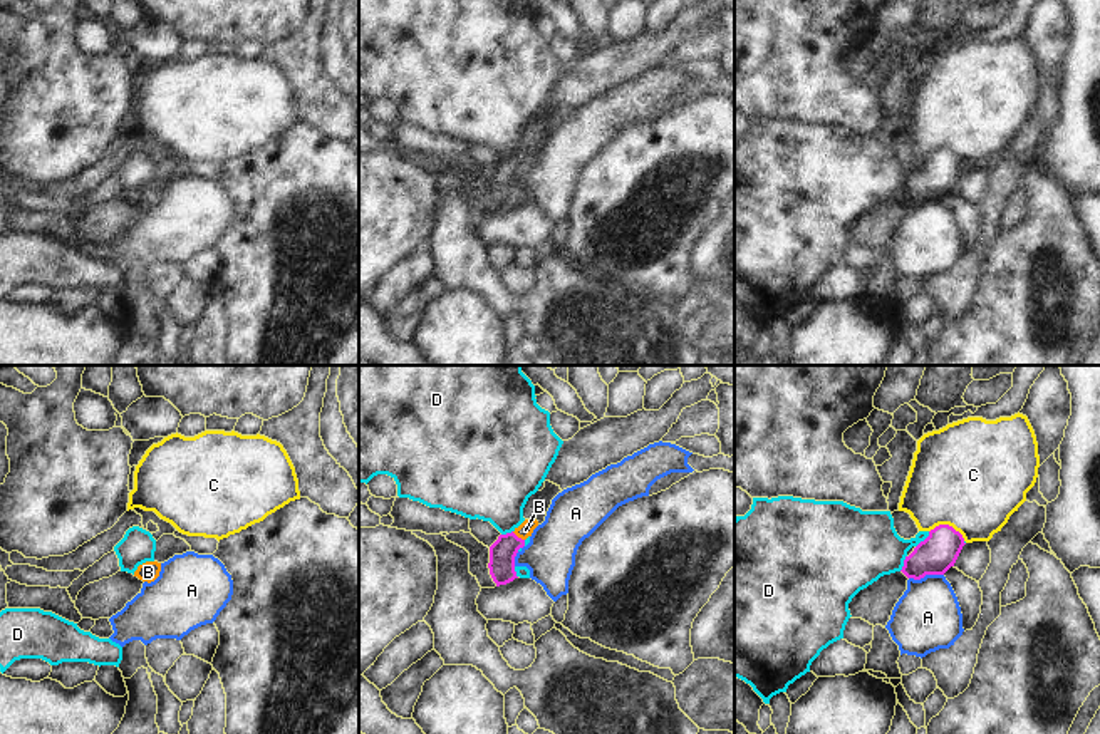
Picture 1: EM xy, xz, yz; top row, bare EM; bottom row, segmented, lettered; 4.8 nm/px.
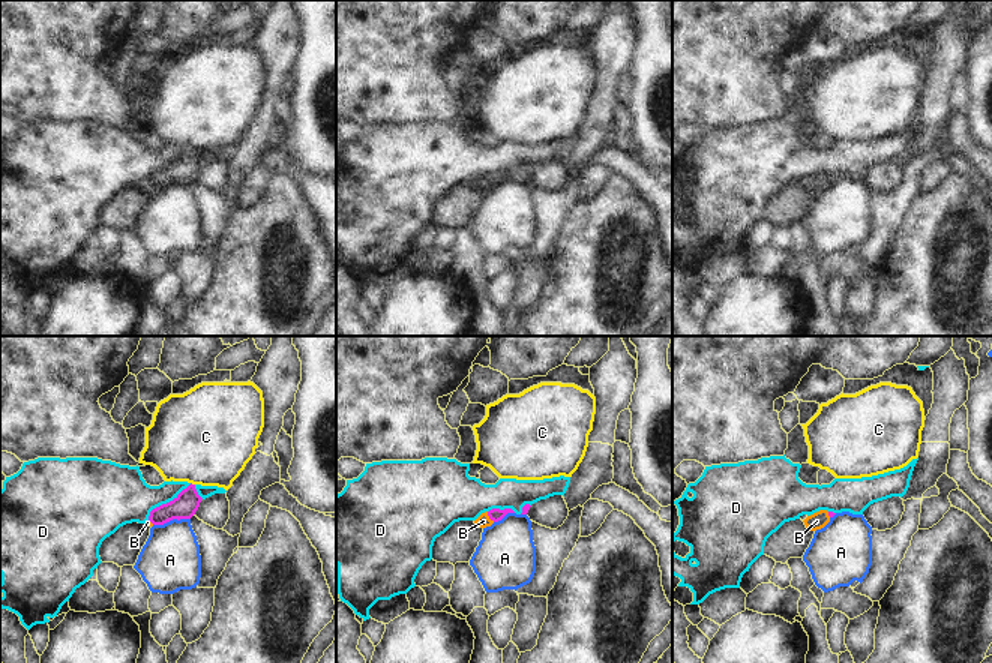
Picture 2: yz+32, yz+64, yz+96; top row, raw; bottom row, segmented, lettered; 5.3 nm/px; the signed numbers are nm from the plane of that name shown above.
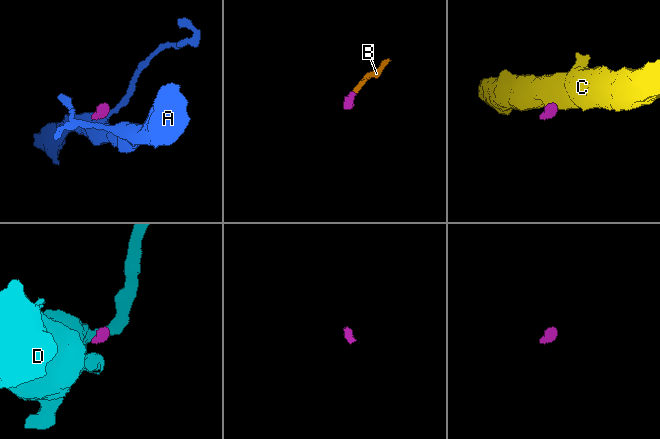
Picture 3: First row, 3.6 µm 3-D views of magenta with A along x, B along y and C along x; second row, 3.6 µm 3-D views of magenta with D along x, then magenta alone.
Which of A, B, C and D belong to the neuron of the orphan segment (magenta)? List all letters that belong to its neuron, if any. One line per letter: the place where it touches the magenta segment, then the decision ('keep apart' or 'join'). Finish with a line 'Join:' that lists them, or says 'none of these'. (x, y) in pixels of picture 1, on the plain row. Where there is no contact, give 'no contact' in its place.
A: yz (926, 198) | keep apart
B: xz (517, 161) | join
C: yz (948, 149) | keep apart
D: yz (924, 165) | keep apart
Join: B

